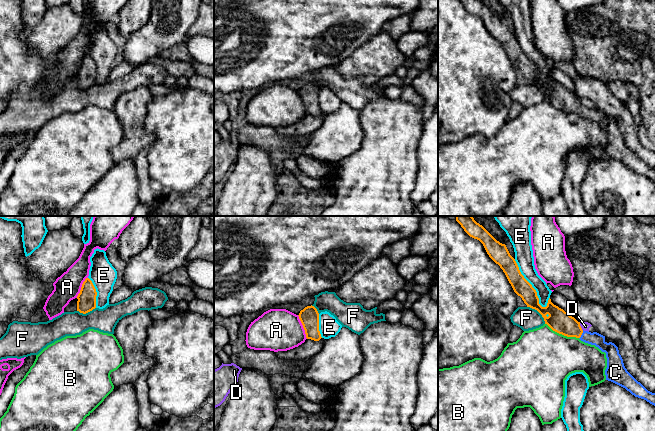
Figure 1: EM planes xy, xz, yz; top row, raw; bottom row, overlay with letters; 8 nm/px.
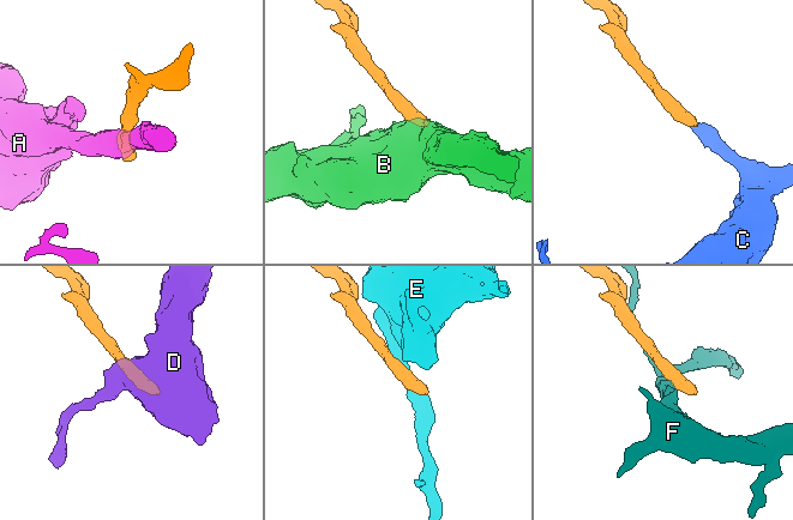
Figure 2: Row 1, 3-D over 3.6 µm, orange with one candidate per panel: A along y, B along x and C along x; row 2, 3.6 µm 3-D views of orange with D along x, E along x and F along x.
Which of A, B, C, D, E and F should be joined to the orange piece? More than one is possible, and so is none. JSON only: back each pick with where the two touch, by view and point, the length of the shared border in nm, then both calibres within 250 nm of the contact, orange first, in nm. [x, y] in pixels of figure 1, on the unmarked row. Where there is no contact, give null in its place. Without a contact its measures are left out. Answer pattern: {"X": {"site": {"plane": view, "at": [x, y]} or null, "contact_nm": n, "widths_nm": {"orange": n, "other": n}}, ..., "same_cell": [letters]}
{"C": {"site": {"plane": "yz", "at": [581, 110]}, "contact_nm": 80, "widths_nm": {"orange": 180, "other": 100}}, "same_cell": ["C"]}

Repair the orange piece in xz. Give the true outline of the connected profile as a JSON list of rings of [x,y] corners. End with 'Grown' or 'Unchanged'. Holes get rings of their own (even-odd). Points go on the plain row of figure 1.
[[[307,82],[299,89],[299,95],[305,106],[306,114],[319,117],[322,113],[319,107],[319,89],[314,82]]]. Unchanged

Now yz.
[[[460,0],[464,7],[472,14],[479,16],[489,33],[500,42],[505,49],[514,68],[522,74],[527,83],[537,86],[553,107],[567,113],[576,113],[581,117],[595,121],[606,129],[606,156],[611,157],[629,167],[635,173],[641,174],[655,182],[655,169],[648,167],[625,144],[618,123],[605,117],[605,112],[597,108],[584,107],[580,98],[570,92],[563,85],[554,81],[549,74],[547,82],[539,80],[536,66],[521,50],[515,35],[510,31],[505,20],[497,17],[480,0]]]. Grown

